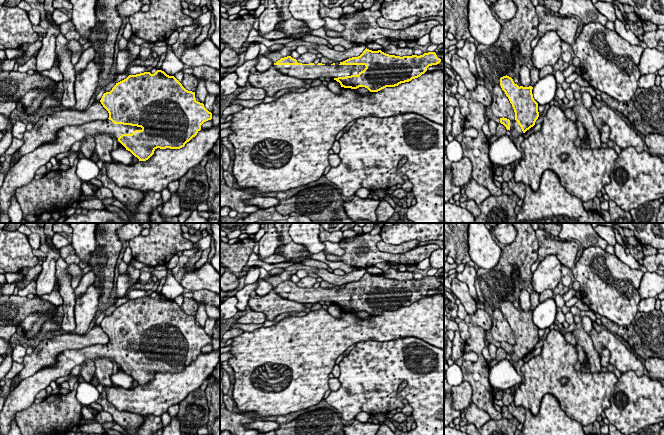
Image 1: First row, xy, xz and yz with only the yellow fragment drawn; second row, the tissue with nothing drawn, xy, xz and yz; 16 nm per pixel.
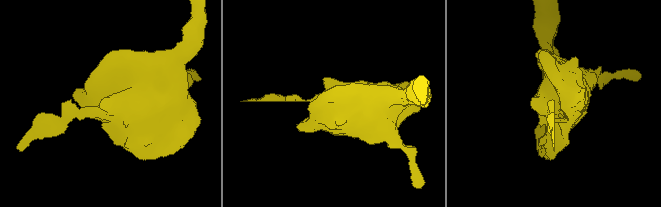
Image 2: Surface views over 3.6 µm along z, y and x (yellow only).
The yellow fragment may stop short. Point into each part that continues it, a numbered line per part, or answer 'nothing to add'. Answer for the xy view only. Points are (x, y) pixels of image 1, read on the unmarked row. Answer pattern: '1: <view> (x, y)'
1: xy (23, 396)

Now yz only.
1: yz (515, 353)

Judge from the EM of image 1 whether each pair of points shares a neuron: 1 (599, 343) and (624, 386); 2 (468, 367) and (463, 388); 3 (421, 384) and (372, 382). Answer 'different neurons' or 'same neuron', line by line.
1: different neurons
2: different neurons
3: same neuron

